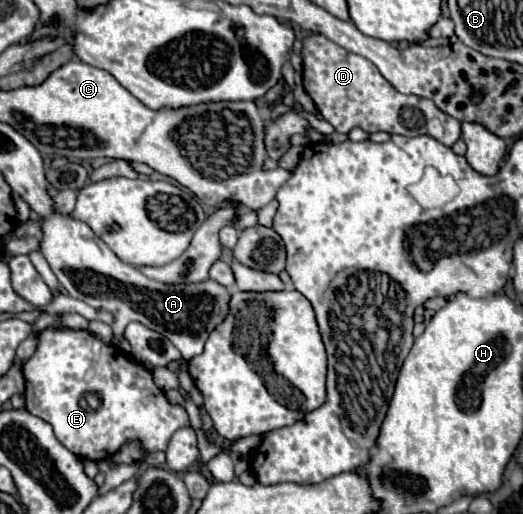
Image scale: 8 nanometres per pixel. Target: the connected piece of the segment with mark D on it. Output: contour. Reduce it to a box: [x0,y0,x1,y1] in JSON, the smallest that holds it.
[301,34,461,146]

